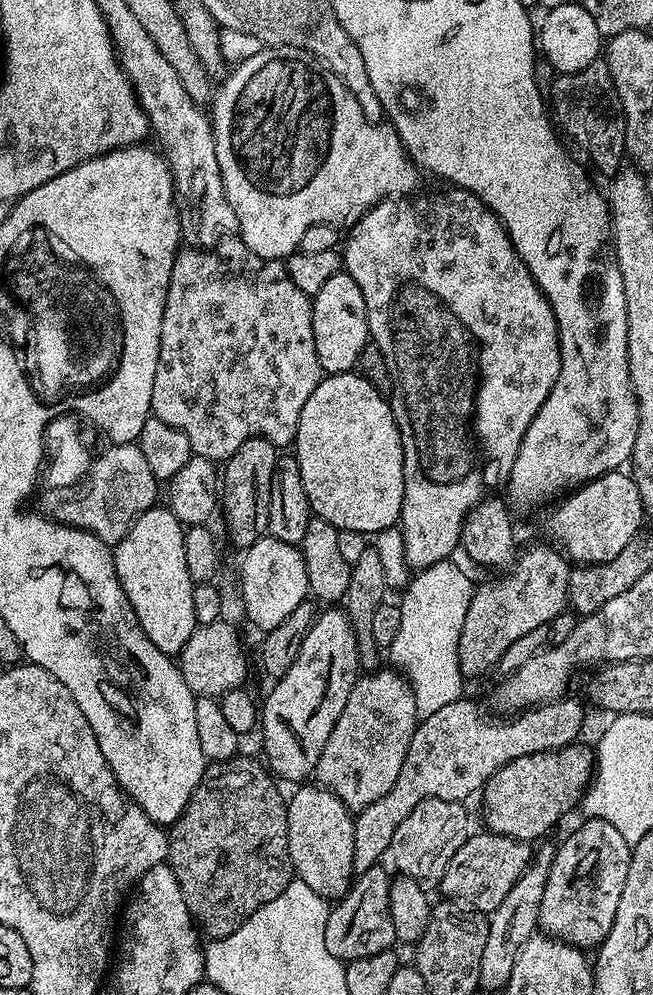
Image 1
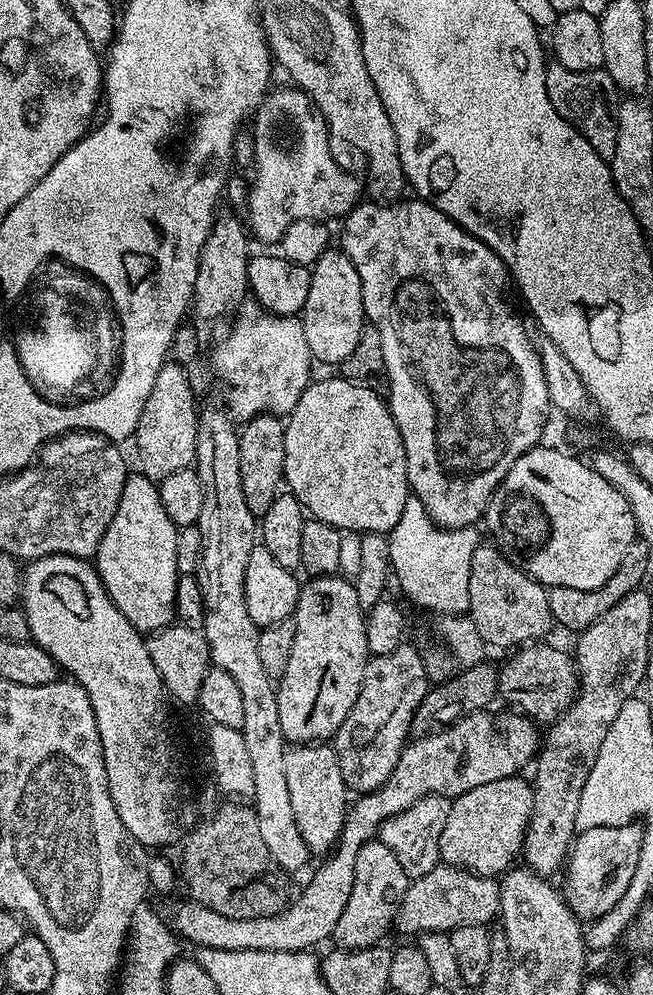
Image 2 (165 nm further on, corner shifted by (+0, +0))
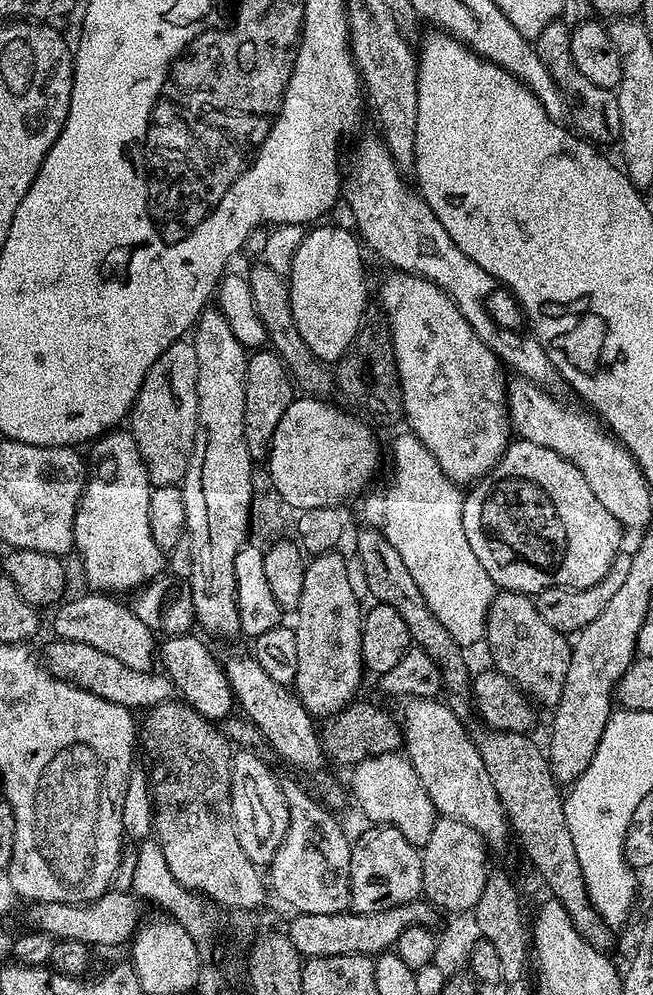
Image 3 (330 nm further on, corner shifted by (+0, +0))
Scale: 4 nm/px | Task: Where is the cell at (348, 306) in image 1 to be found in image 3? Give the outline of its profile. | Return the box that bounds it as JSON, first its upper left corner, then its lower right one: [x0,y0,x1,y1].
[286,228,368,362]

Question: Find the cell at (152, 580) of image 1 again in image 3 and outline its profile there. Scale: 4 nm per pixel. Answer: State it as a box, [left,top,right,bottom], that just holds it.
[74,431,166,594]

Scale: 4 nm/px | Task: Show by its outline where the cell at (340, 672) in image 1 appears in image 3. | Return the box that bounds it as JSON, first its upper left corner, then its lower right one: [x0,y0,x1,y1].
[294,551,366,718]

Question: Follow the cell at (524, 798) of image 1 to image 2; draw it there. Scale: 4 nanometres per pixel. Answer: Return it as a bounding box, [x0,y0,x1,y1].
[440,774,532,878]

